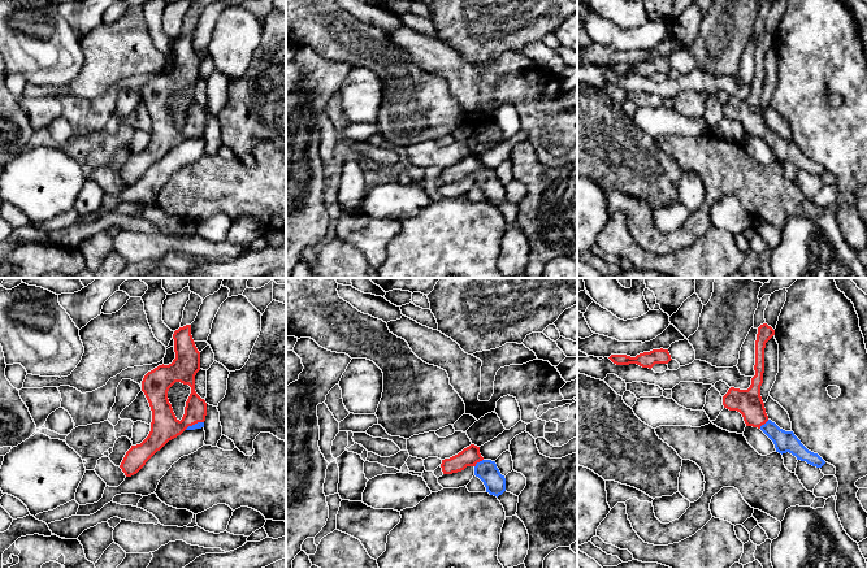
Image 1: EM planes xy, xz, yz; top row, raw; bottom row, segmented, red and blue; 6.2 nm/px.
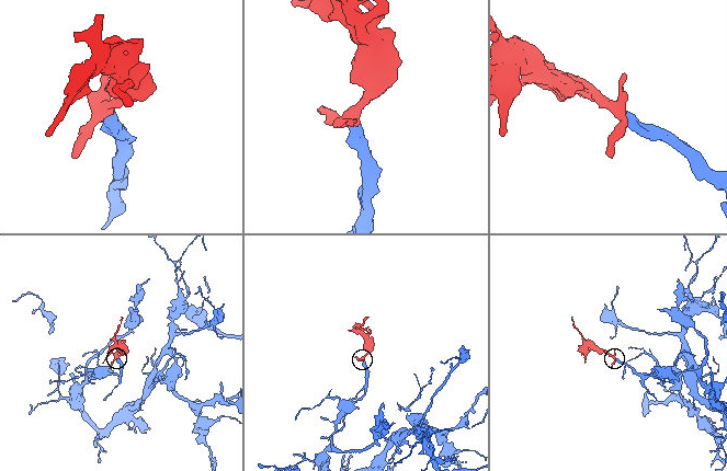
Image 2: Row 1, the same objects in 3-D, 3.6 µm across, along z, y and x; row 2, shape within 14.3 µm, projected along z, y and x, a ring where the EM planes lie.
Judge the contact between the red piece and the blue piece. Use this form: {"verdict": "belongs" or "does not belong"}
{"verdict": "belongs"}

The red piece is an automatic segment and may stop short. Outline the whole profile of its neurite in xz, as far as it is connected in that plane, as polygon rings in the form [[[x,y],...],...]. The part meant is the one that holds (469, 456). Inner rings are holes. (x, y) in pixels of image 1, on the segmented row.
[[[471,444],[458,455],[442,460],[443,474],[452,474],[464,470],[467,466],[474,468],[474,475],[478,477],[486,492],[499,496],[506,491],[506,478],[500,474],[495,461],[485,460],[480,453],[480,447]]]

